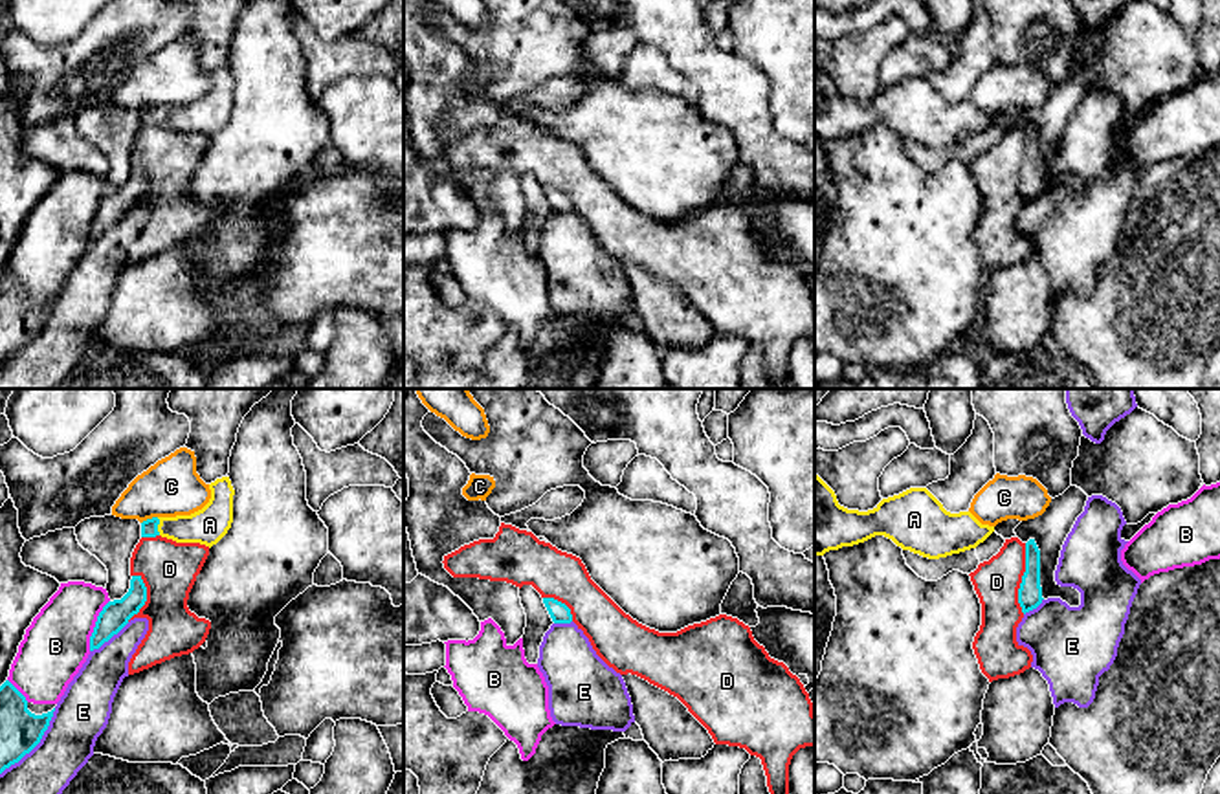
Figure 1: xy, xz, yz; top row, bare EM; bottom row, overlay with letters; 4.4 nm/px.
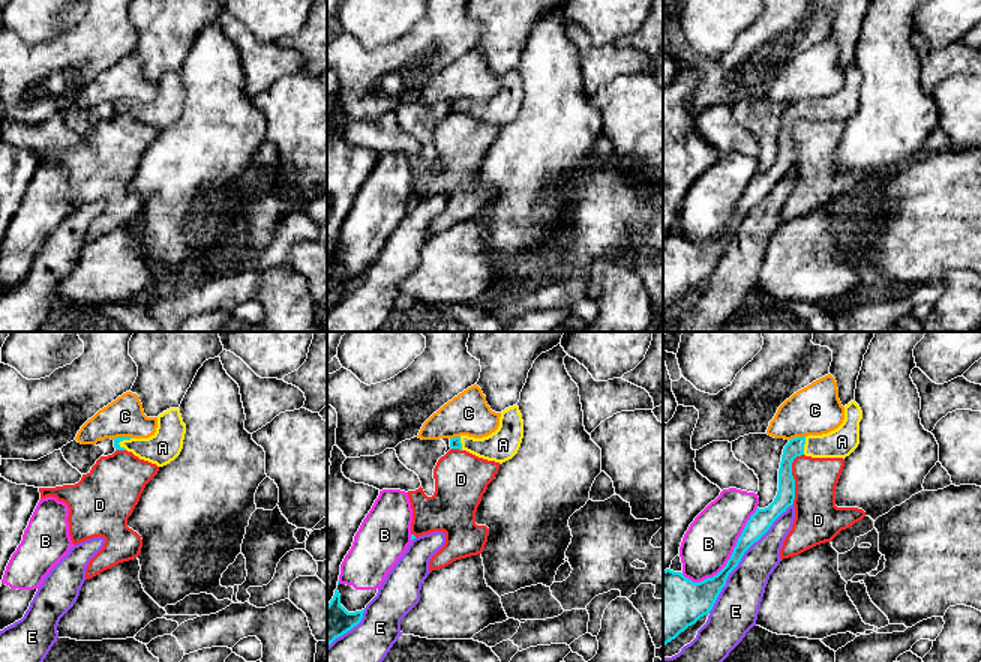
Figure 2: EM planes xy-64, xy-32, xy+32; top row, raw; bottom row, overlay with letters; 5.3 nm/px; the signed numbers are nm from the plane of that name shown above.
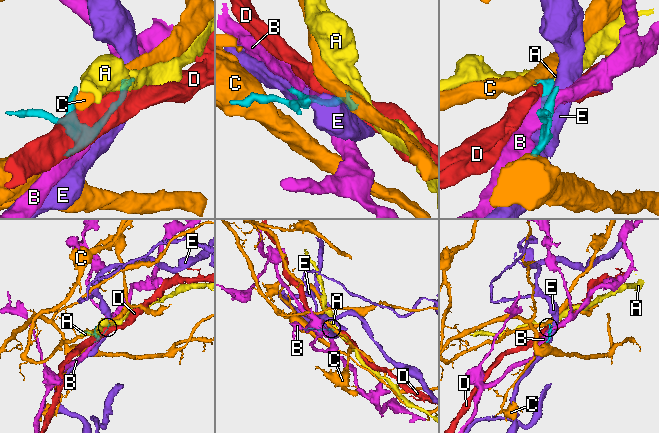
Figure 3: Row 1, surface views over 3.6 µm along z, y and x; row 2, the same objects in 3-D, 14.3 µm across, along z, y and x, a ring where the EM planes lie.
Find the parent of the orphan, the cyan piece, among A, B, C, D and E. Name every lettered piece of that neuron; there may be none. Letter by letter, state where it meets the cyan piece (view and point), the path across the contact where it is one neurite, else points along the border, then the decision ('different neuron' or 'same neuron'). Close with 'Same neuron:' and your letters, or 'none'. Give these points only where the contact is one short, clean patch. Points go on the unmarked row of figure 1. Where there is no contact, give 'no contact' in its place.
A: xy (156, 116) | across xy (149, 118), (156, 116), (210, 114) | same neuron
B: xy (96, 215) | different neuron
C: xy (149, 109) | along xy (156, 105), (142, 112) | different neuron
D: yz (1022, 167) | different neuron
E: xy (35, 334) | different neuron
Same neuron: A

